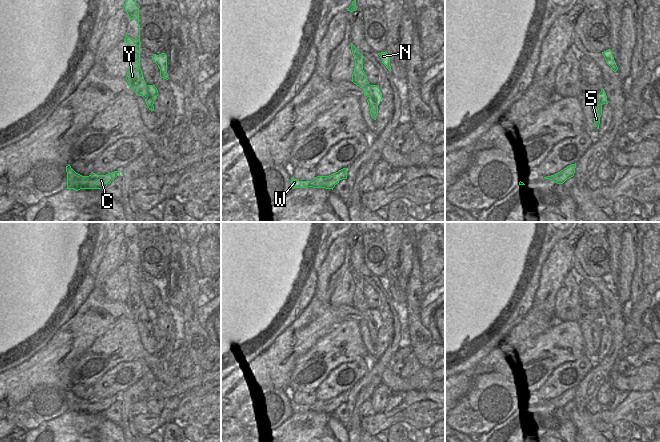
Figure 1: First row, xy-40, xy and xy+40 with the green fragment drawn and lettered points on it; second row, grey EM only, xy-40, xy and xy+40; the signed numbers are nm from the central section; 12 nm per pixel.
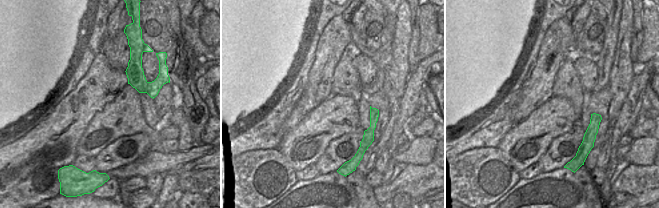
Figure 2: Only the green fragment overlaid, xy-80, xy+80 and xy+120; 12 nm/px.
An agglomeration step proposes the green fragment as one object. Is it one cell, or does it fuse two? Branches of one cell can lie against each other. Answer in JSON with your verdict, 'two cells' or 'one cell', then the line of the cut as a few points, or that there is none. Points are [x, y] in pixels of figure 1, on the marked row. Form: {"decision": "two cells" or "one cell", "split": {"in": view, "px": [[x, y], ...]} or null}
{"decision": "one cell", "split": null}

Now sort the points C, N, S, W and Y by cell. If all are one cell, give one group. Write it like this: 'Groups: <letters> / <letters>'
Groups: C N S W Y.

